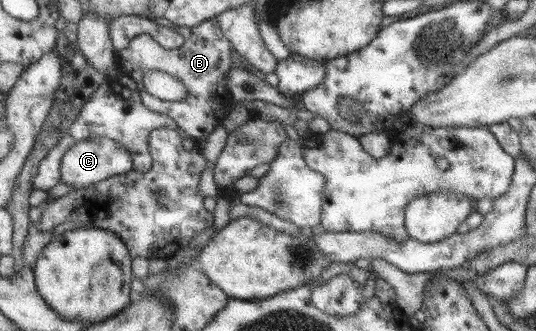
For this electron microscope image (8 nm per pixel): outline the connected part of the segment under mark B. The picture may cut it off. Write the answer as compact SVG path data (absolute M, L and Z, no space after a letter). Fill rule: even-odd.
M215 18L201 21L195 27L175 27L177 33L184 39L175 49L161 47L150 35L136 35L129 41L127 47L115 51L116 65L121 75L128 76L137 84L136 95L141 104L149 111L167 115L181 131L189 138L196 140L207 136L225 118L225 103L233 103L226 89L226 75L230 71L233 49L224 38ZM147 71L163 71L183 83L186 90L181 101L162 101L147 94L143 88L142 77Z

